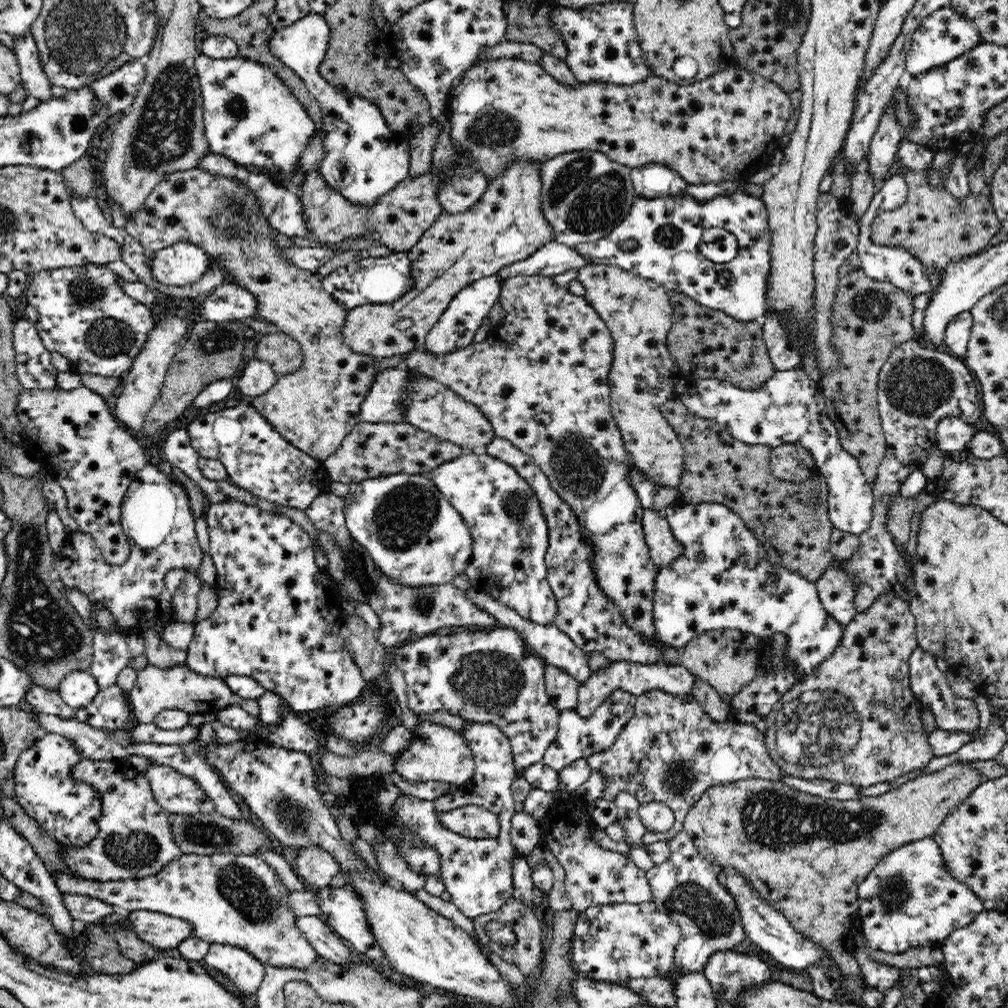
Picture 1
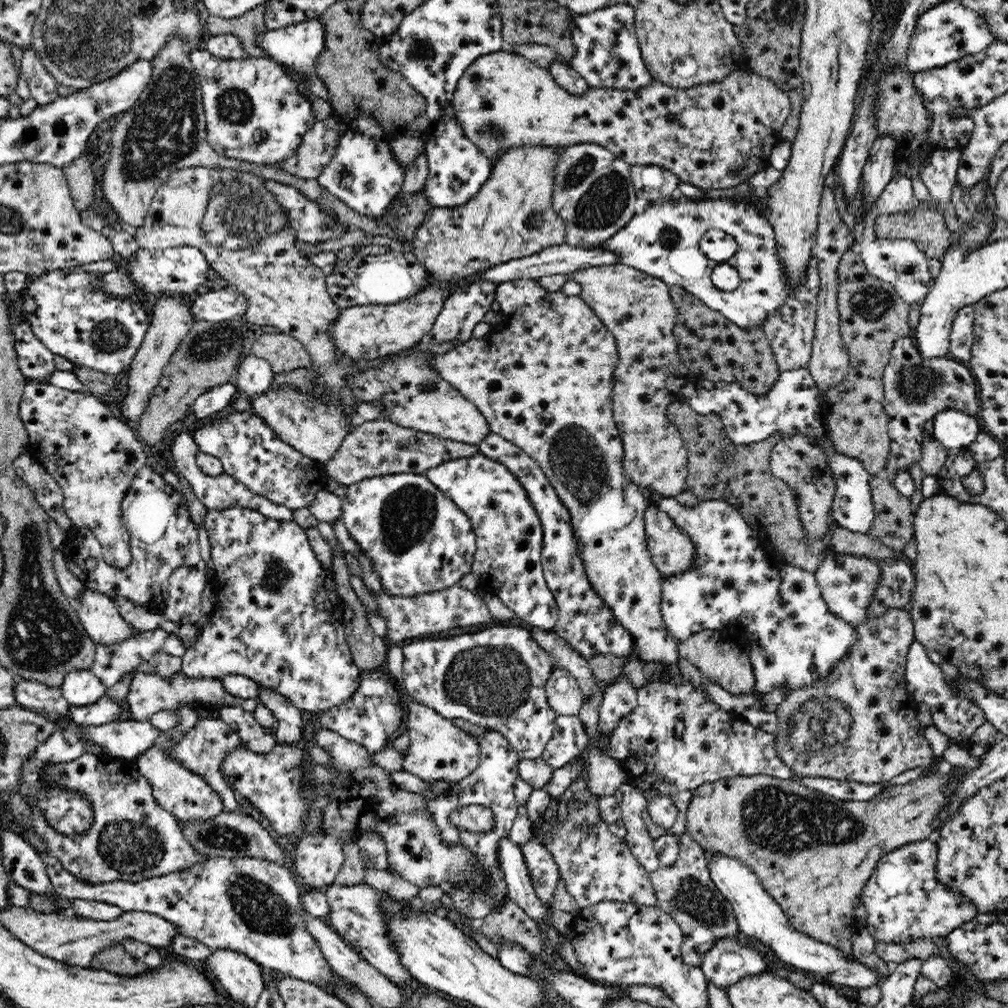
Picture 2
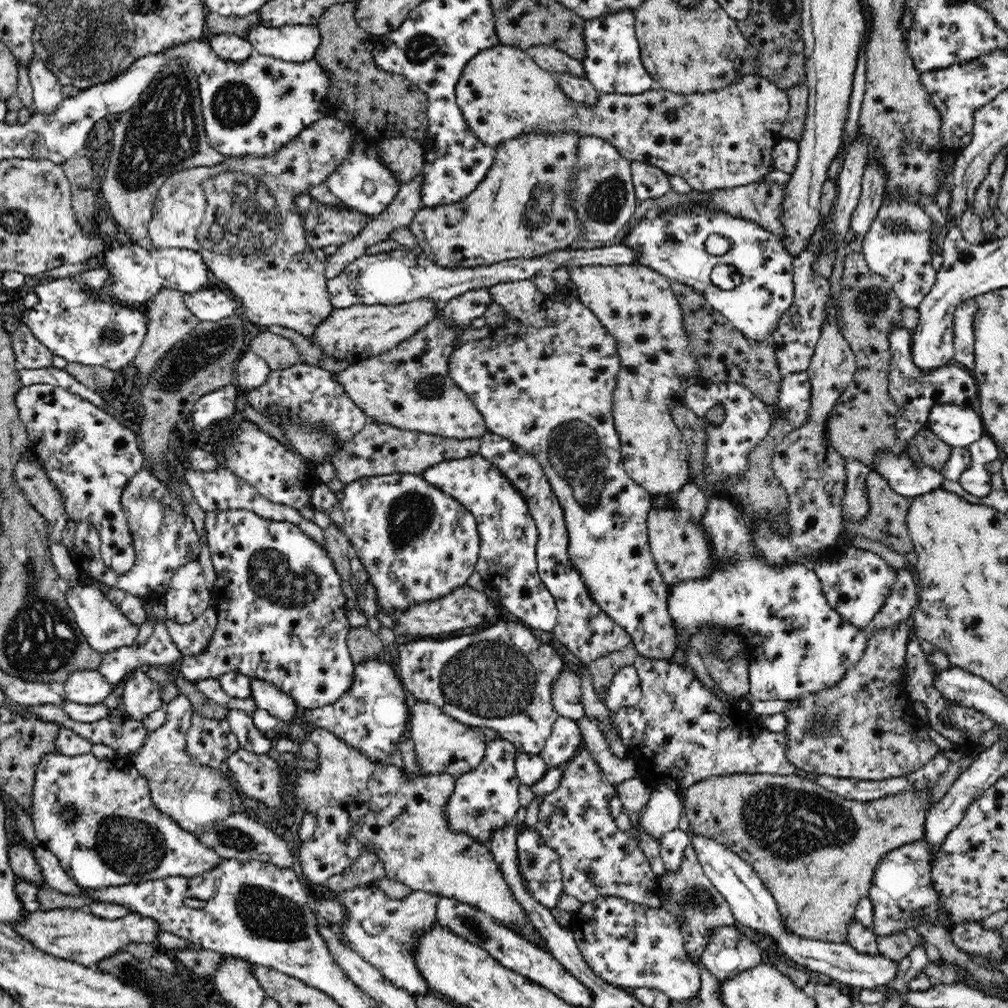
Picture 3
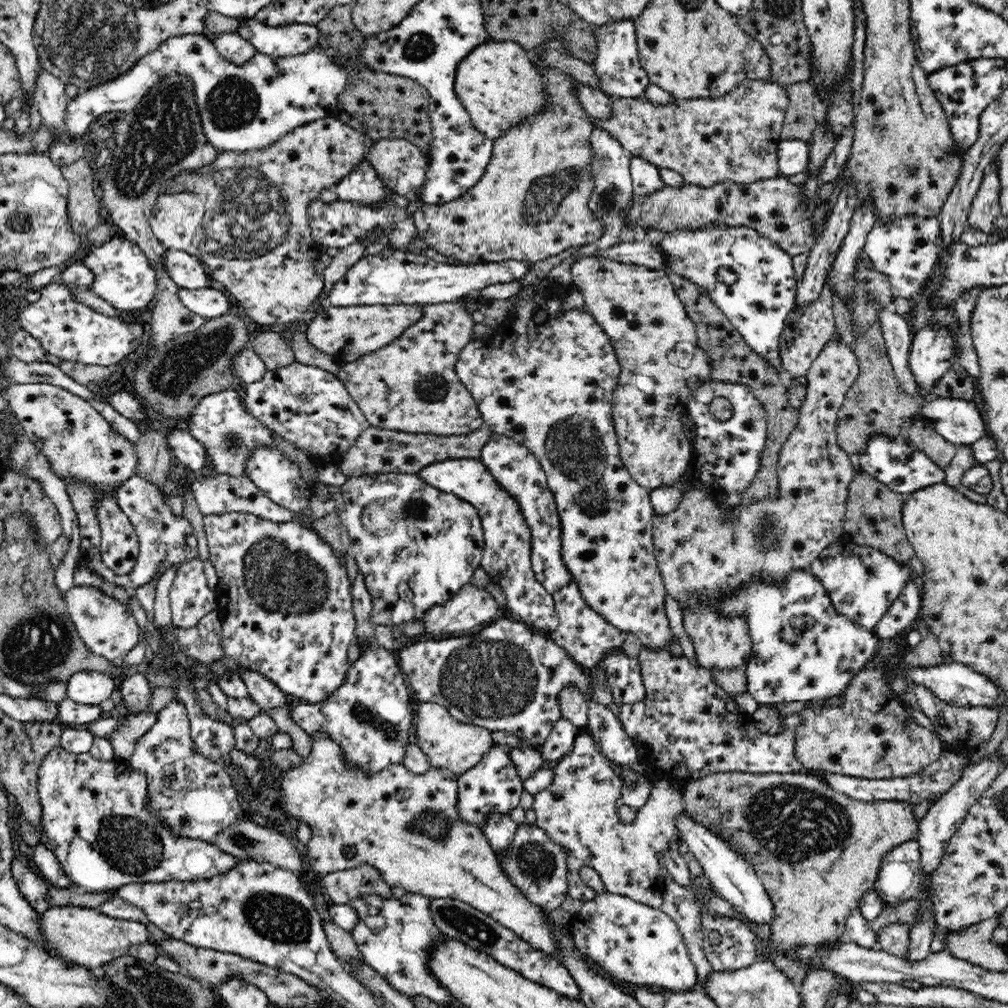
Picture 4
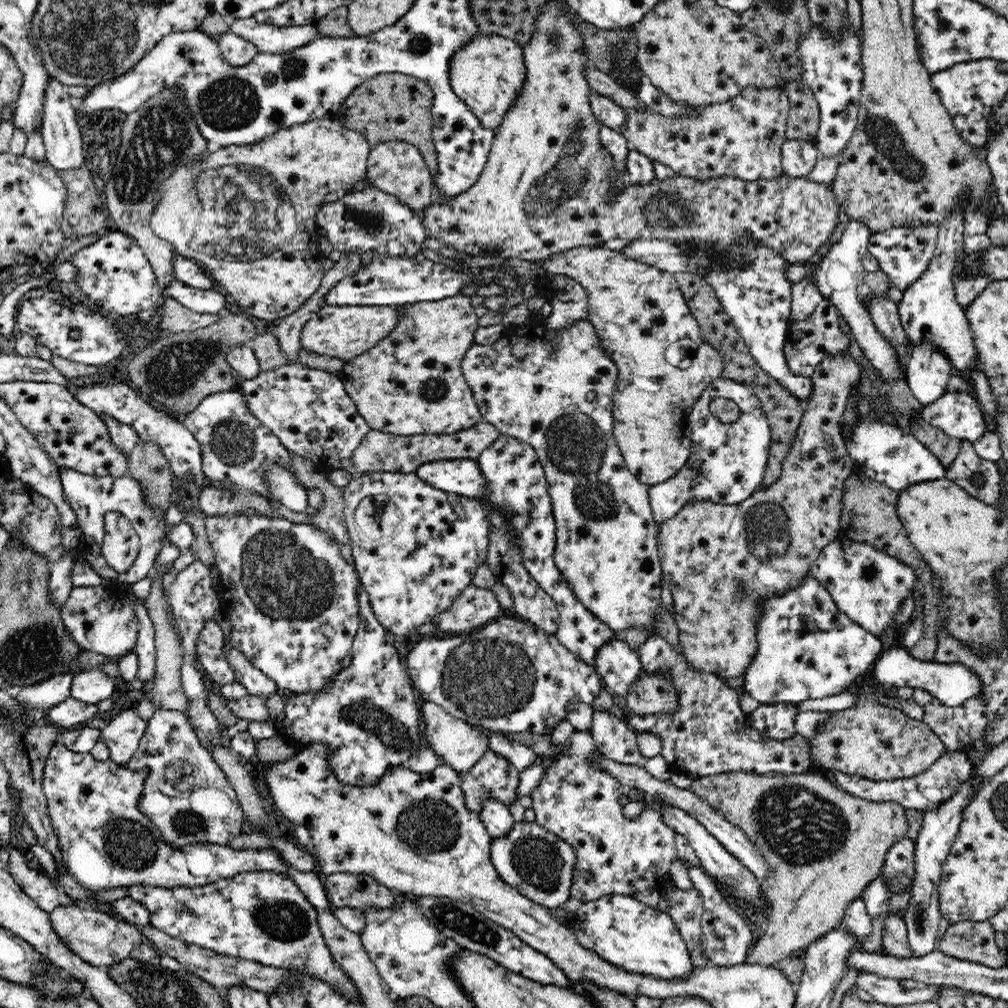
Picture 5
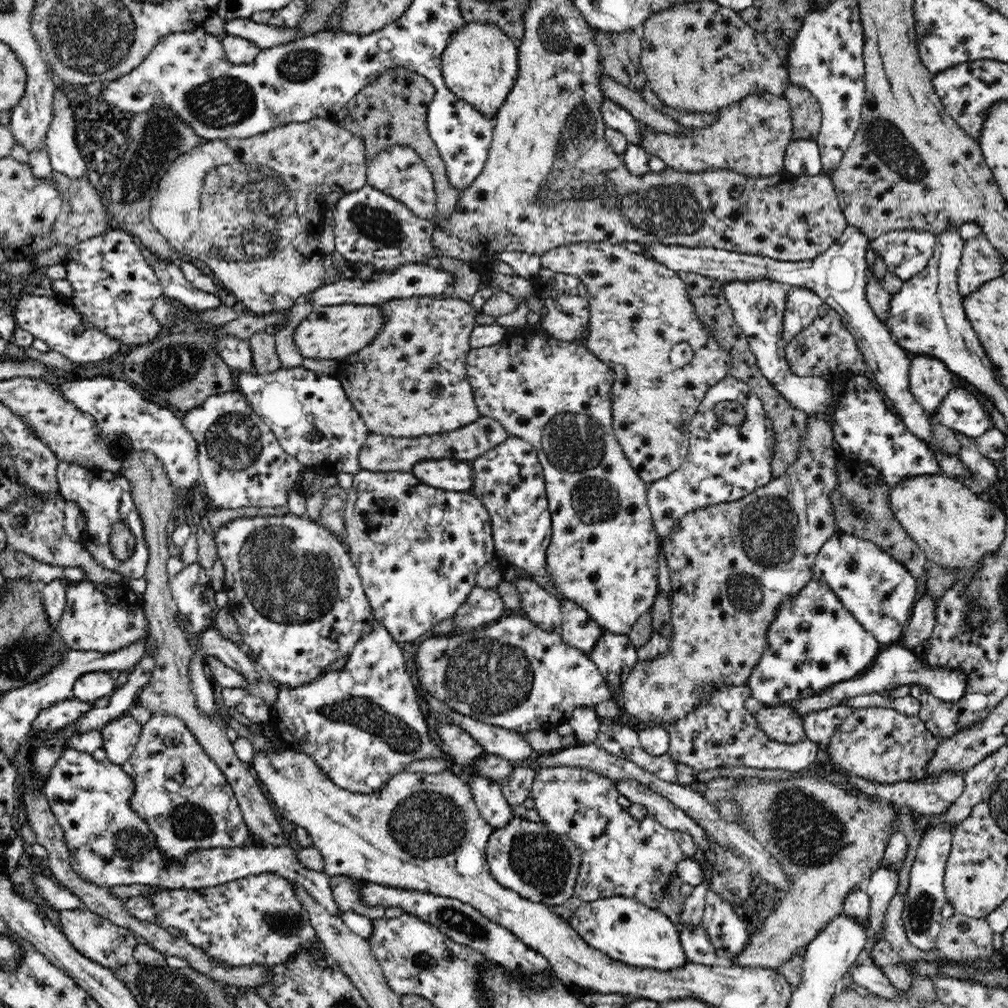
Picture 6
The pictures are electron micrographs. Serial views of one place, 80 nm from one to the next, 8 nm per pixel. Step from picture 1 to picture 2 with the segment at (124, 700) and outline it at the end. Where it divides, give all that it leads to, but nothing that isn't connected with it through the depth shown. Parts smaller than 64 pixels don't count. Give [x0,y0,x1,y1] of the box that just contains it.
[68,695,121,726]

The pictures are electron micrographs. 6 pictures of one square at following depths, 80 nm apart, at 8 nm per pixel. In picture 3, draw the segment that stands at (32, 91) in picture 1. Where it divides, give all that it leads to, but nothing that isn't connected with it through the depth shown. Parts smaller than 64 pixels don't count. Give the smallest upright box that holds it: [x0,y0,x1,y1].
[27,58,64,114]

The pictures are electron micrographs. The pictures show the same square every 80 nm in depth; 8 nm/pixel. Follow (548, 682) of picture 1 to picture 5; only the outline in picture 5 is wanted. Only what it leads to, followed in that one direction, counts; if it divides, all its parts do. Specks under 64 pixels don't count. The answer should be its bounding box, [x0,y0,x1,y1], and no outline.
[529,700,679,908]

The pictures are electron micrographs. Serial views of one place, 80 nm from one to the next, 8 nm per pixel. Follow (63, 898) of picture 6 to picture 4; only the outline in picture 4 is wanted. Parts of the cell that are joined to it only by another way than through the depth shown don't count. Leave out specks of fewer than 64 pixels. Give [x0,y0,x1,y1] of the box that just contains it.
[11,857,53,914]

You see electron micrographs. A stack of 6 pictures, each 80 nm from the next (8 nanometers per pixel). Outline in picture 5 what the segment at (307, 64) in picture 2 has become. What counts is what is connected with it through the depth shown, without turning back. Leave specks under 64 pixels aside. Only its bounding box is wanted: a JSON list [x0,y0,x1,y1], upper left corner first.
[229,17,319,54]

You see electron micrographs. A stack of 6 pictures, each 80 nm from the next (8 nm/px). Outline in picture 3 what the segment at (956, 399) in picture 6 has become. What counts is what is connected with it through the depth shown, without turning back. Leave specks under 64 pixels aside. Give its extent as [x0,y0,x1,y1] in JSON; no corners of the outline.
[928,404,985,448]

